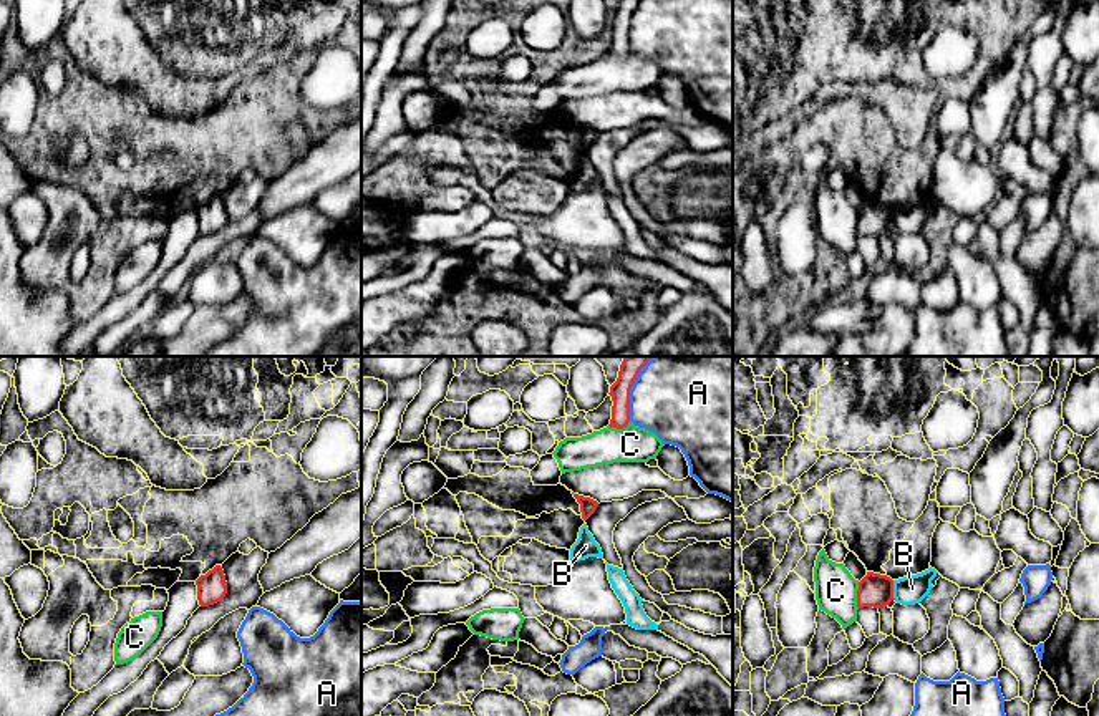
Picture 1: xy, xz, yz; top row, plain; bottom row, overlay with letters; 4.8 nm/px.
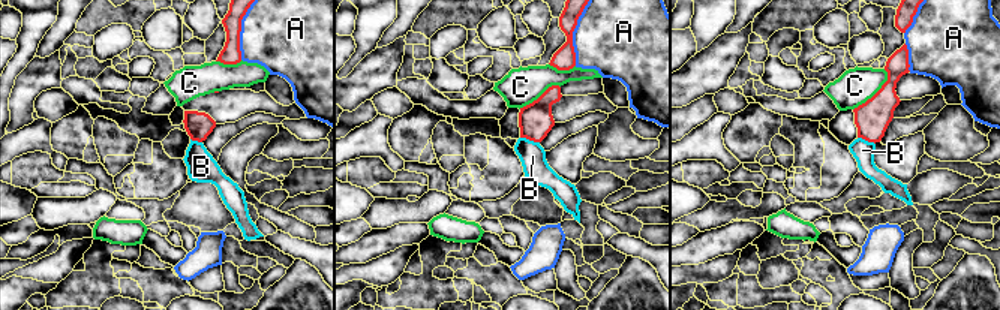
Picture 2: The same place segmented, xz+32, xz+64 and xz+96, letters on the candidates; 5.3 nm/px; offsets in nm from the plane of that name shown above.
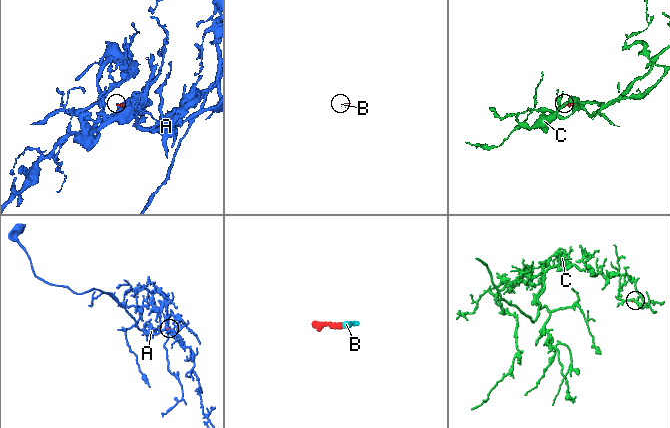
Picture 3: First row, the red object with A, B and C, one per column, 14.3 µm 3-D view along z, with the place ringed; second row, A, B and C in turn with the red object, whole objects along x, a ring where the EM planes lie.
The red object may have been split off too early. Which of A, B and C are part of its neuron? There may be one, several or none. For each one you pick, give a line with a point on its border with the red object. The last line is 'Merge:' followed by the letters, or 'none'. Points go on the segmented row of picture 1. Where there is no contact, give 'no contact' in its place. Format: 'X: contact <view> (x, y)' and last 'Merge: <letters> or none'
Merge: none

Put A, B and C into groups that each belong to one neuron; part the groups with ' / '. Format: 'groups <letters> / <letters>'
groups A / B / C

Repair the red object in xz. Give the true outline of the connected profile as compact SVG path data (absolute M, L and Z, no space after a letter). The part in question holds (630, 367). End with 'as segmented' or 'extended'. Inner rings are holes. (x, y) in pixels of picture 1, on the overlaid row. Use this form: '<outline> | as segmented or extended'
M625 356L617 381L610 386L613 401L610 428L623 429L630 423L630 389L640 370L655 356Z | as segmented

